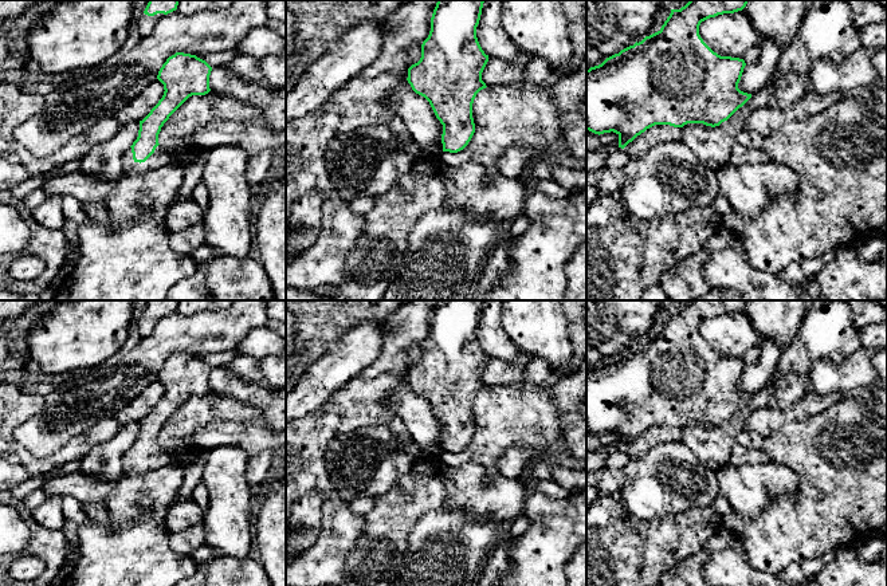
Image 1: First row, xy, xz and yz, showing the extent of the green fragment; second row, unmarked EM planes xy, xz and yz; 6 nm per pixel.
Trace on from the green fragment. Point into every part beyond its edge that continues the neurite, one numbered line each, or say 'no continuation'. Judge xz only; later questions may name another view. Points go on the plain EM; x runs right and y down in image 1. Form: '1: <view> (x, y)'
no continuation

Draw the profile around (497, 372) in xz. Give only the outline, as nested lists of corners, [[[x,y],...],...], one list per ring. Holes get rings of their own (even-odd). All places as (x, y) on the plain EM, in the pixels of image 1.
[[[521,351],[515,359],[503,361],[488,357],[488,362],[482,373],[482,381],[487,388],[507,385],[522,378],[522,371],[526,363],[533,358],[530,353]]]

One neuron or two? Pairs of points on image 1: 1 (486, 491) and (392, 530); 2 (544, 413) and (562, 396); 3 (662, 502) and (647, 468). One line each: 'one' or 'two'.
1: one
2: two
3: one

